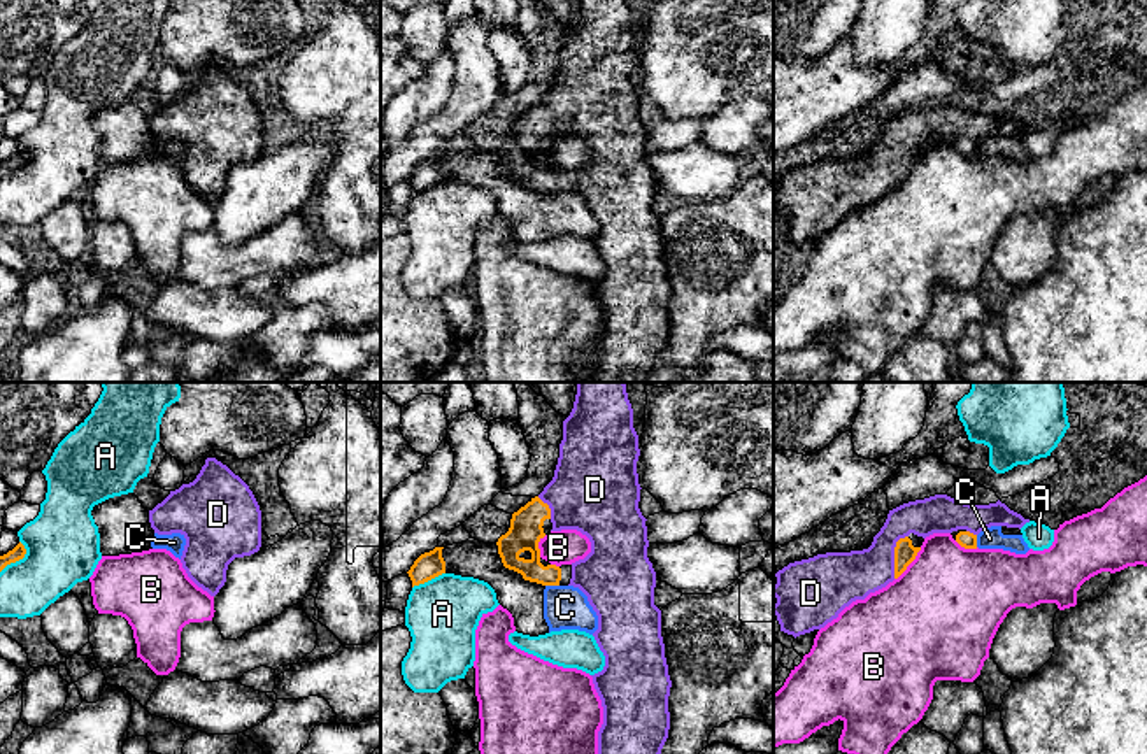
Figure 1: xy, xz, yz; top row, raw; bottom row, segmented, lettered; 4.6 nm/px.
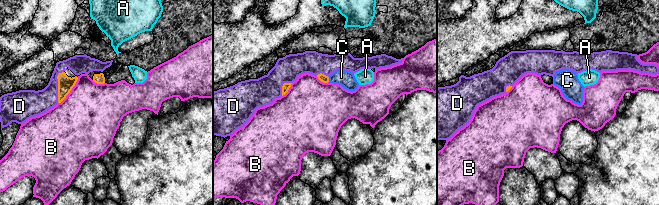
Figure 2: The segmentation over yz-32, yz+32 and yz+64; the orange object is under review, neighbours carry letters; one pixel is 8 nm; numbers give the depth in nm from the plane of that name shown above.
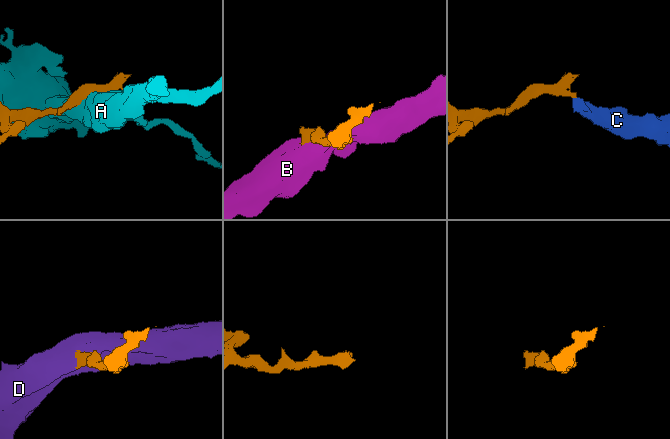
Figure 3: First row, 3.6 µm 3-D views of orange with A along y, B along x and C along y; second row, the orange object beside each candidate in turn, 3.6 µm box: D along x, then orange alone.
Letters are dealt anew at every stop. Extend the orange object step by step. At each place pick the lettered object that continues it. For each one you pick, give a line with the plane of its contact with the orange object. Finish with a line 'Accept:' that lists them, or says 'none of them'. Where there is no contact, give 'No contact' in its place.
D: Touches orange in yz
Accept: D

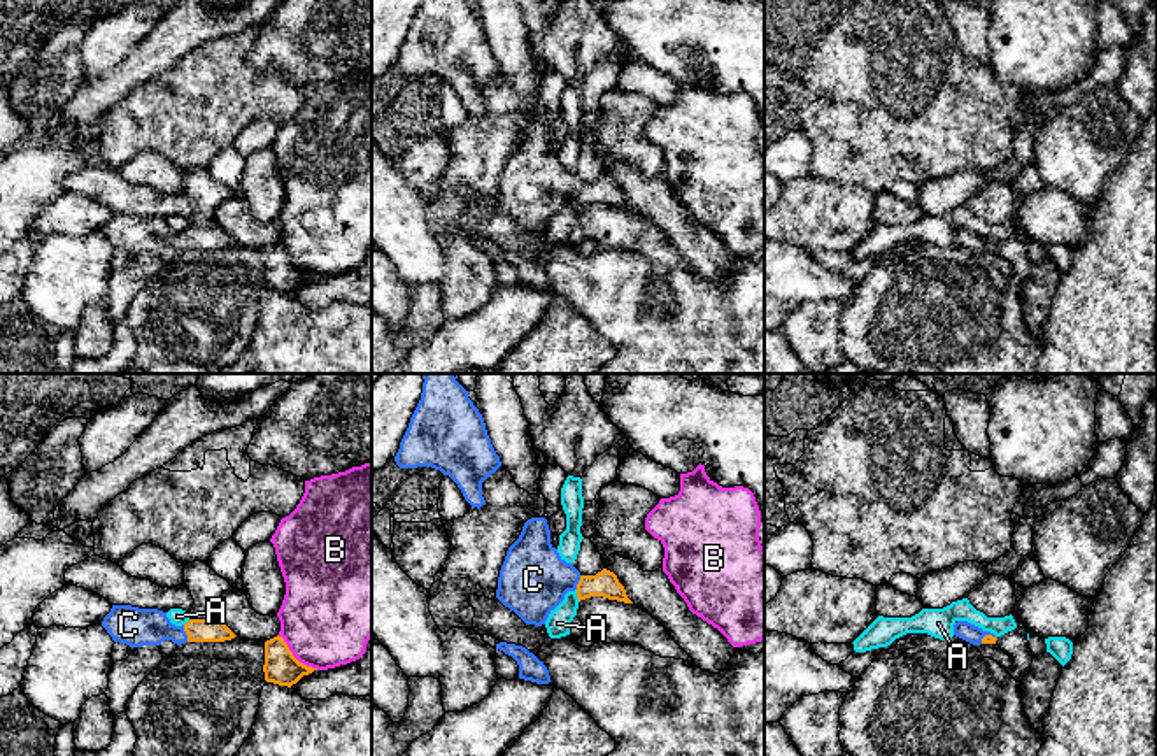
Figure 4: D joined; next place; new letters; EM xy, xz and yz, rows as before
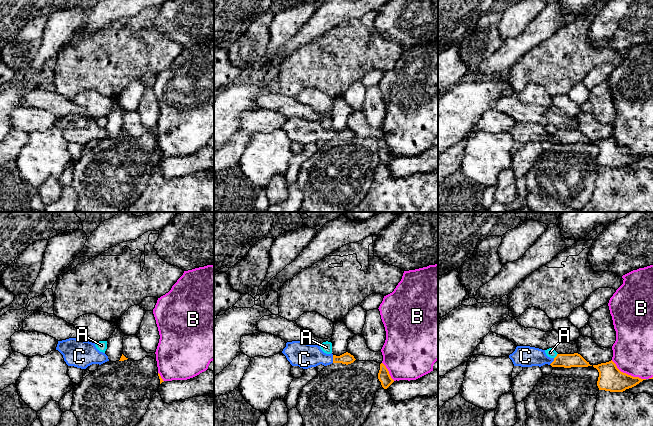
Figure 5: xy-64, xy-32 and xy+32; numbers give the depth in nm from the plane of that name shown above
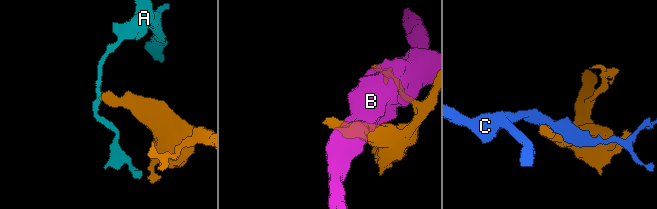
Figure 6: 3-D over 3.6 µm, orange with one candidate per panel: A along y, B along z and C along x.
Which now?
C: Touches orange in xy
Accept: C

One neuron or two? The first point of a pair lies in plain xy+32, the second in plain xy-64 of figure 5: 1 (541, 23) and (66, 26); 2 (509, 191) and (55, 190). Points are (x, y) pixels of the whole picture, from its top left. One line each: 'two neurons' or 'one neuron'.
1: two neurons
2: one neuron

